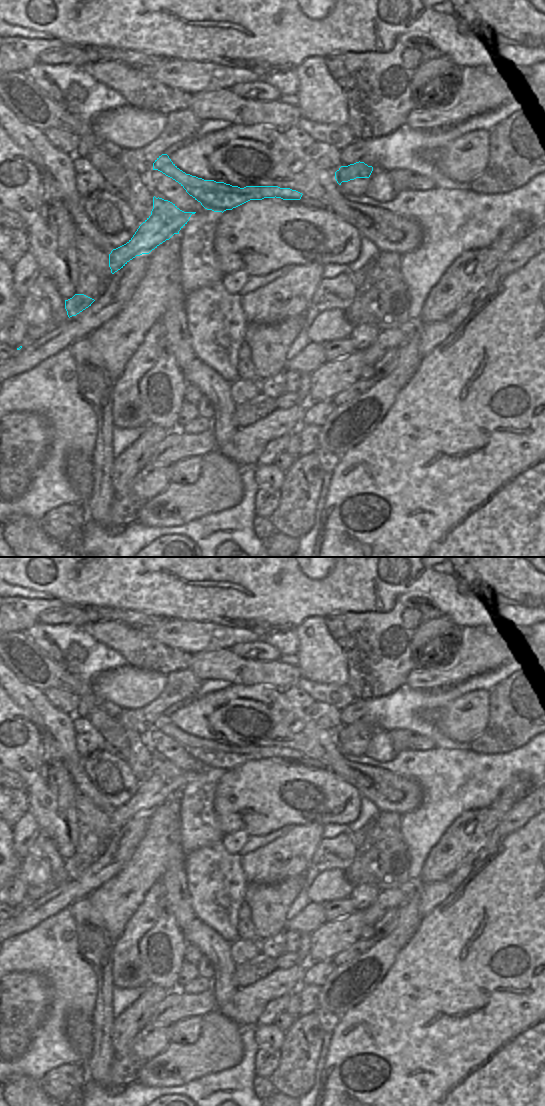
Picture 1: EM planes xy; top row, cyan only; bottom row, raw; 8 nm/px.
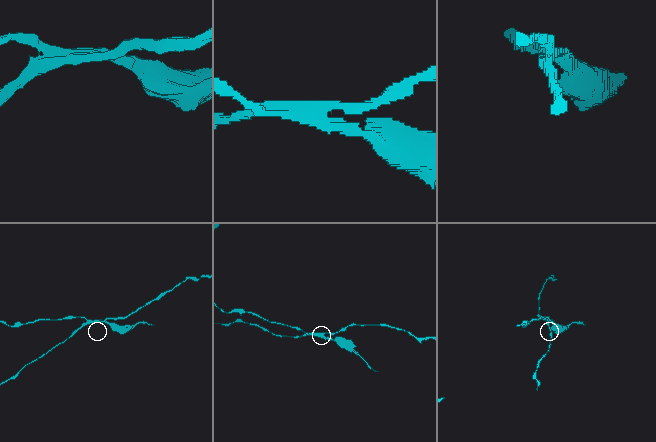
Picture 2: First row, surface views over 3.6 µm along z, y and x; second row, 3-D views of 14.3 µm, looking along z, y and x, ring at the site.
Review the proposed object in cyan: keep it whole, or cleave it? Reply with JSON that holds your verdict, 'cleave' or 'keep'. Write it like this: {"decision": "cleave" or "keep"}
{"decision": "cleave"}

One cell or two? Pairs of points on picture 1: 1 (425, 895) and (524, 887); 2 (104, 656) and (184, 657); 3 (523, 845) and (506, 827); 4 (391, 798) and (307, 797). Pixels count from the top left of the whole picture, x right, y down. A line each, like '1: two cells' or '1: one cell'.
1: two cells
2: two cells
3: two cells
4: two cells

